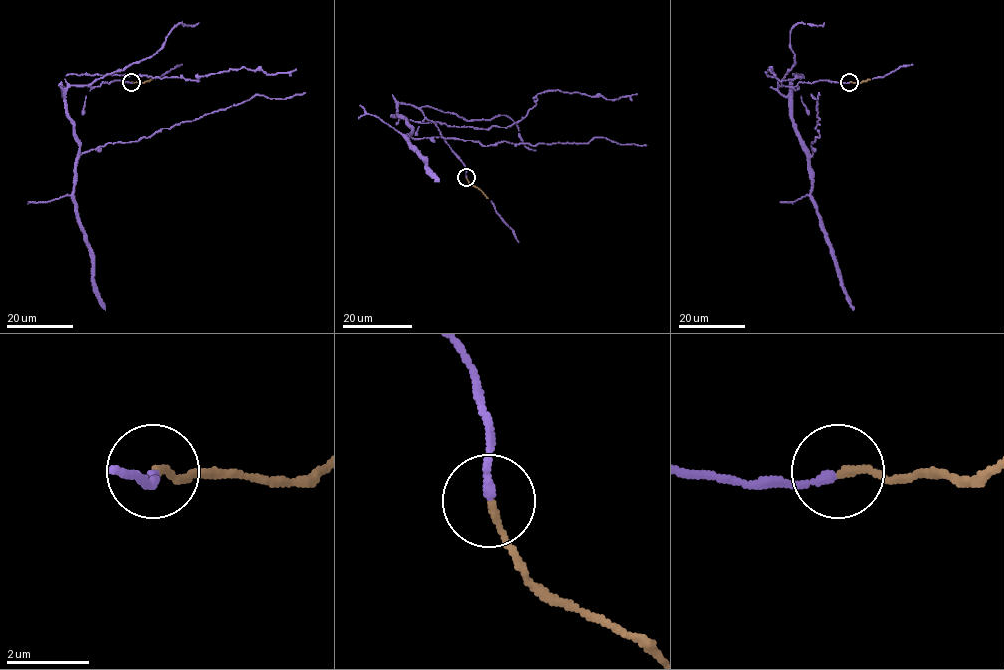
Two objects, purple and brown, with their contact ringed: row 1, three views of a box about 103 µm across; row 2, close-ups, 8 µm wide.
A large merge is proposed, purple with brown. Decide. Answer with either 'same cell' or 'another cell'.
same cell

